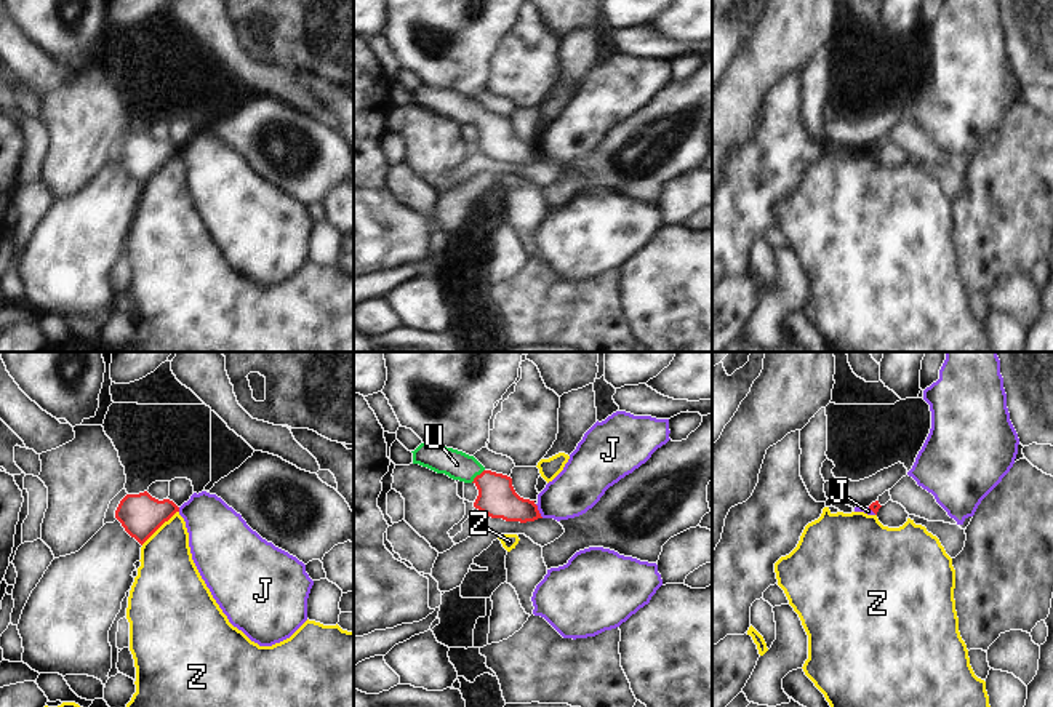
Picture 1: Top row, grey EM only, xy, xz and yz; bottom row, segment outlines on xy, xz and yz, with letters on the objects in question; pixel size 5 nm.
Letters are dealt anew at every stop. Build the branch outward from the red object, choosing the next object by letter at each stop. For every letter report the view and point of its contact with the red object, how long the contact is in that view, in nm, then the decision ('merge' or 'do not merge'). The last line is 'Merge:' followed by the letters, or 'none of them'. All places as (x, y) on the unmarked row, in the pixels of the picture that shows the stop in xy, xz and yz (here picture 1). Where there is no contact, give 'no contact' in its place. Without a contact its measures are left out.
J: xz (538, 152) | 80 nm | do not merge
U: xz (477, 117) | 100 nm | merge
Z: xy (159, 168) | 260 nm | do not merge
Merge: U

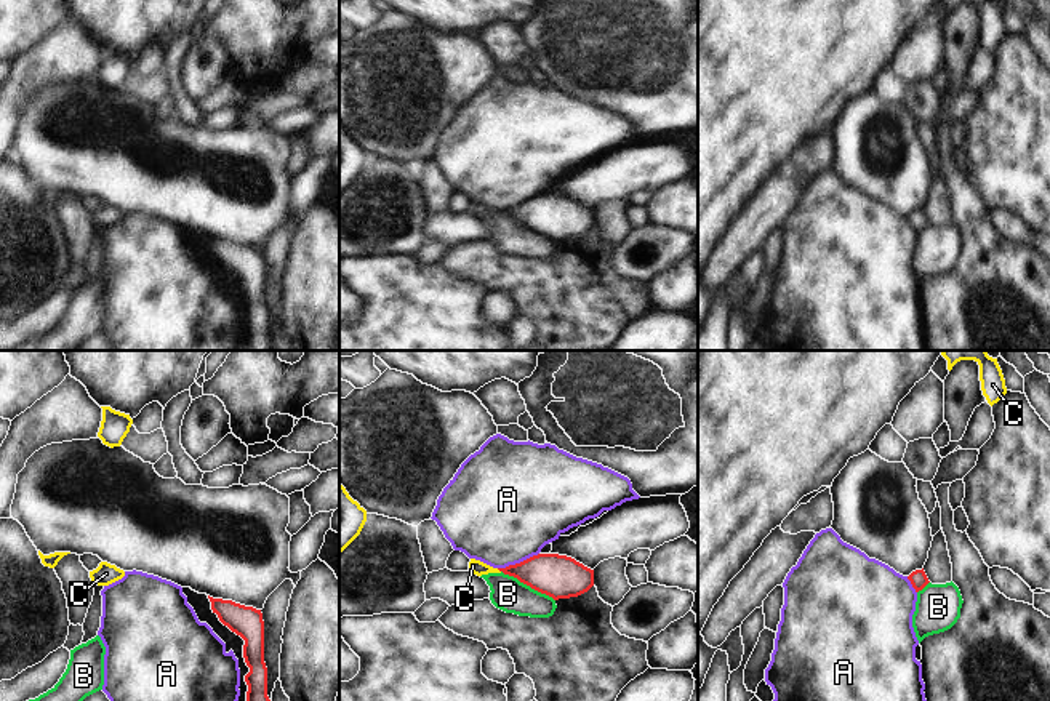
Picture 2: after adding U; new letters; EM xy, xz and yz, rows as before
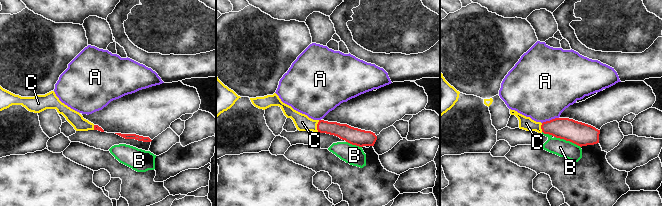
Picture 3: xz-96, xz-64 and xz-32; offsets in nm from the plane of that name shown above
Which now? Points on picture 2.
A: xz (517, 205) | 220 nm | do not merge
B: xz (529, 226) | 320 nm | do not merge
C: no contact | merge
Merge: C

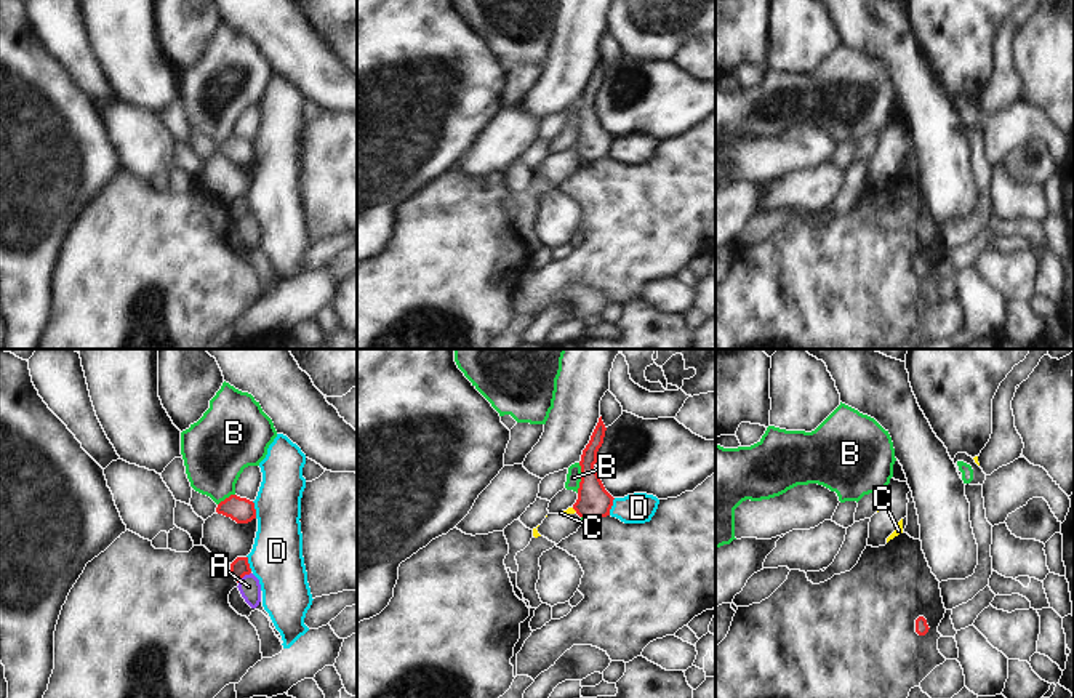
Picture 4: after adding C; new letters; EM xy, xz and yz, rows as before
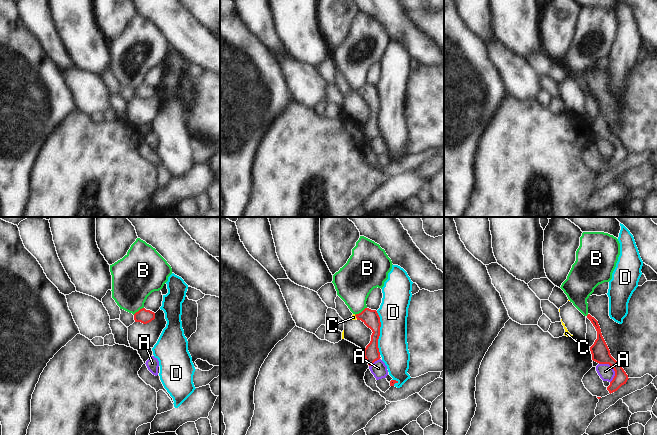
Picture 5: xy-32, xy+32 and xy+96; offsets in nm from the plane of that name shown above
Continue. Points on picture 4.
A: xy (244, 216) | 90 nm | do not merge
B: xz (581, 119) | 150 nm | do not merge
C: xz (575, 151) | 40 nm | do not merge
D: xy (255, 151) | 90 nm | do not merge
Merge: none of them

